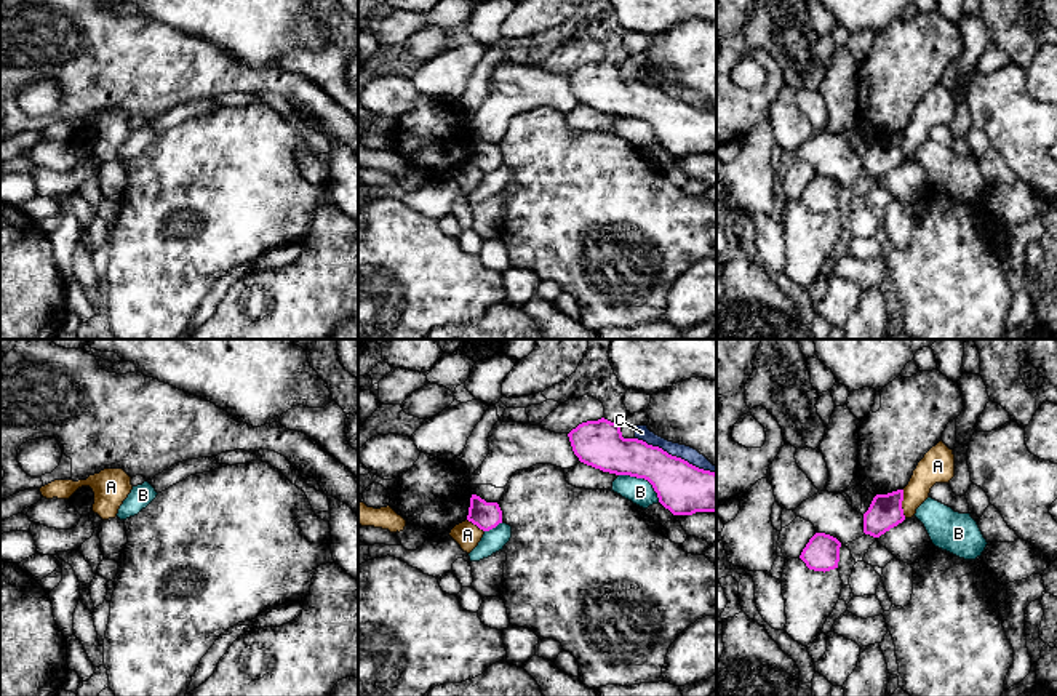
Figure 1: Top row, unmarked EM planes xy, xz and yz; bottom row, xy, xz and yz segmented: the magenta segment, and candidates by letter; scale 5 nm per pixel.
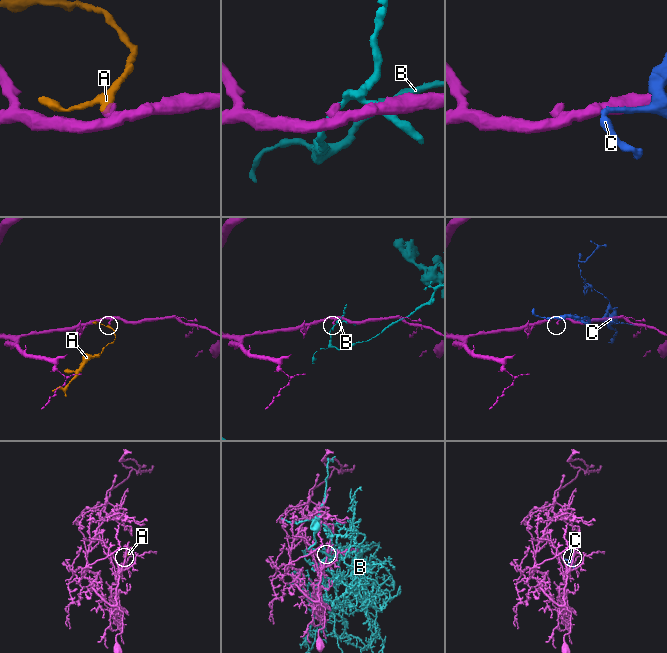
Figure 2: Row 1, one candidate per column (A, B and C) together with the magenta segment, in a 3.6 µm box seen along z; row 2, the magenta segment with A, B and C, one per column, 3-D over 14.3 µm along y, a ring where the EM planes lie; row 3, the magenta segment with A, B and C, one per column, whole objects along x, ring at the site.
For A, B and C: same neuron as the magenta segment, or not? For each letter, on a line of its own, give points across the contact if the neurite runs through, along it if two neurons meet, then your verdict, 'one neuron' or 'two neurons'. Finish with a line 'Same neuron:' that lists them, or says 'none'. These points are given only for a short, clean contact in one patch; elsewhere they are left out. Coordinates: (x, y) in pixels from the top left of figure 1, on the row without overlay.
A: border along yz (902, 132), (902, 156), (905, 159); two neurons
B: two neurons
C: two neurons
Same neuron: none

